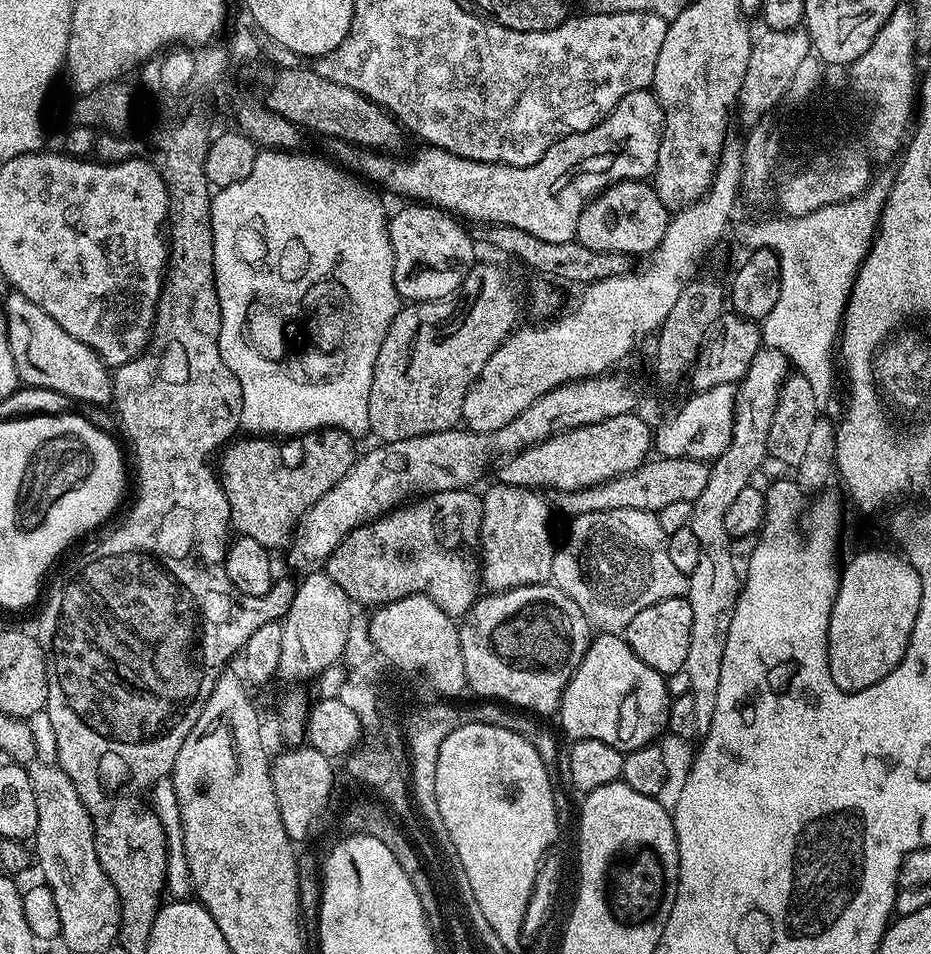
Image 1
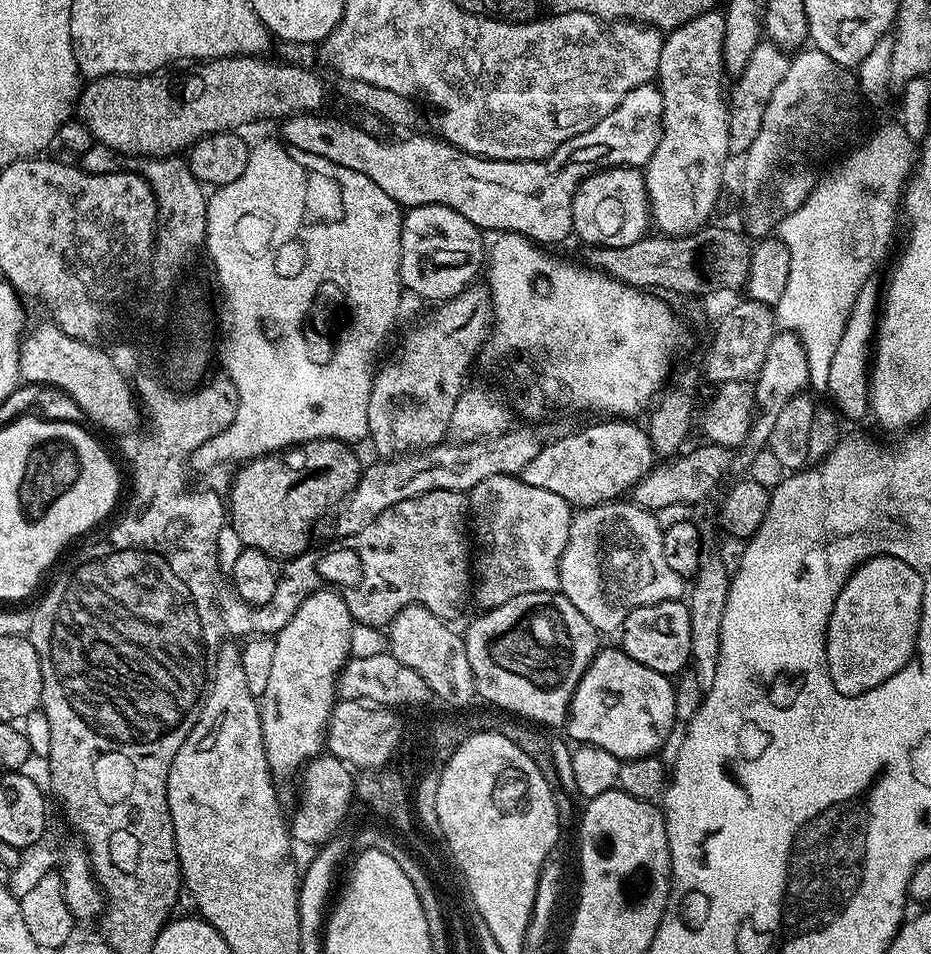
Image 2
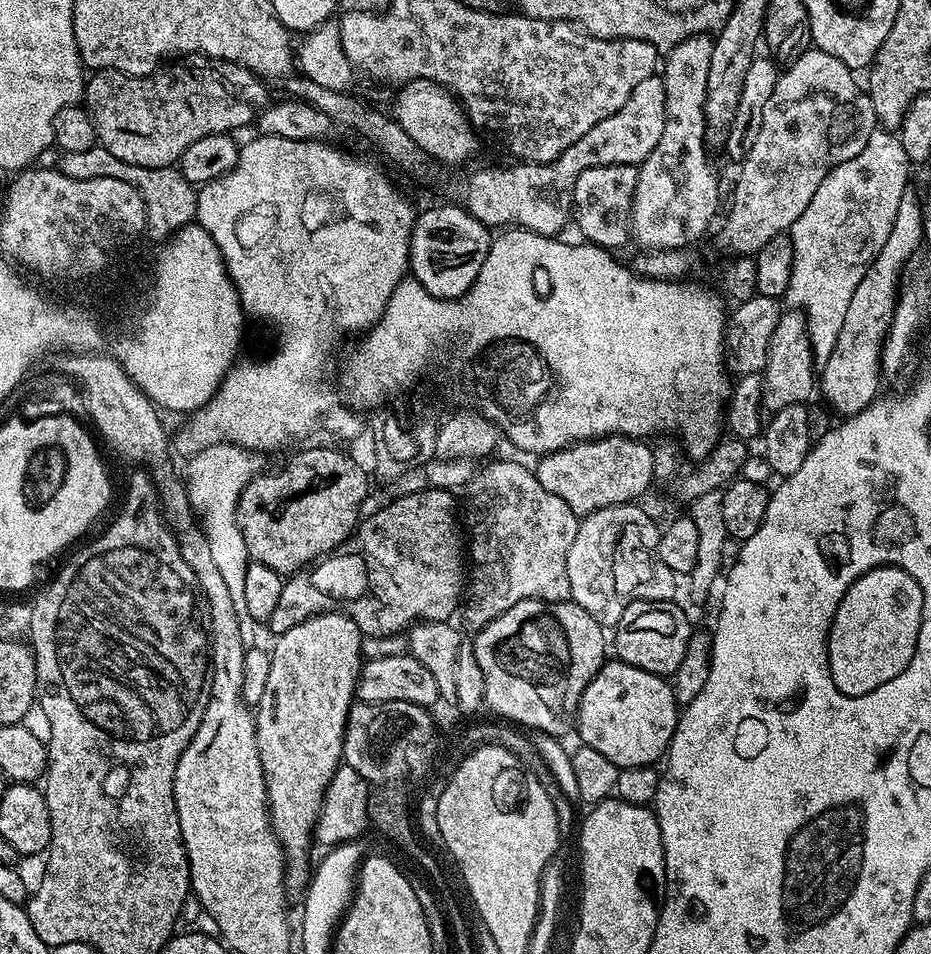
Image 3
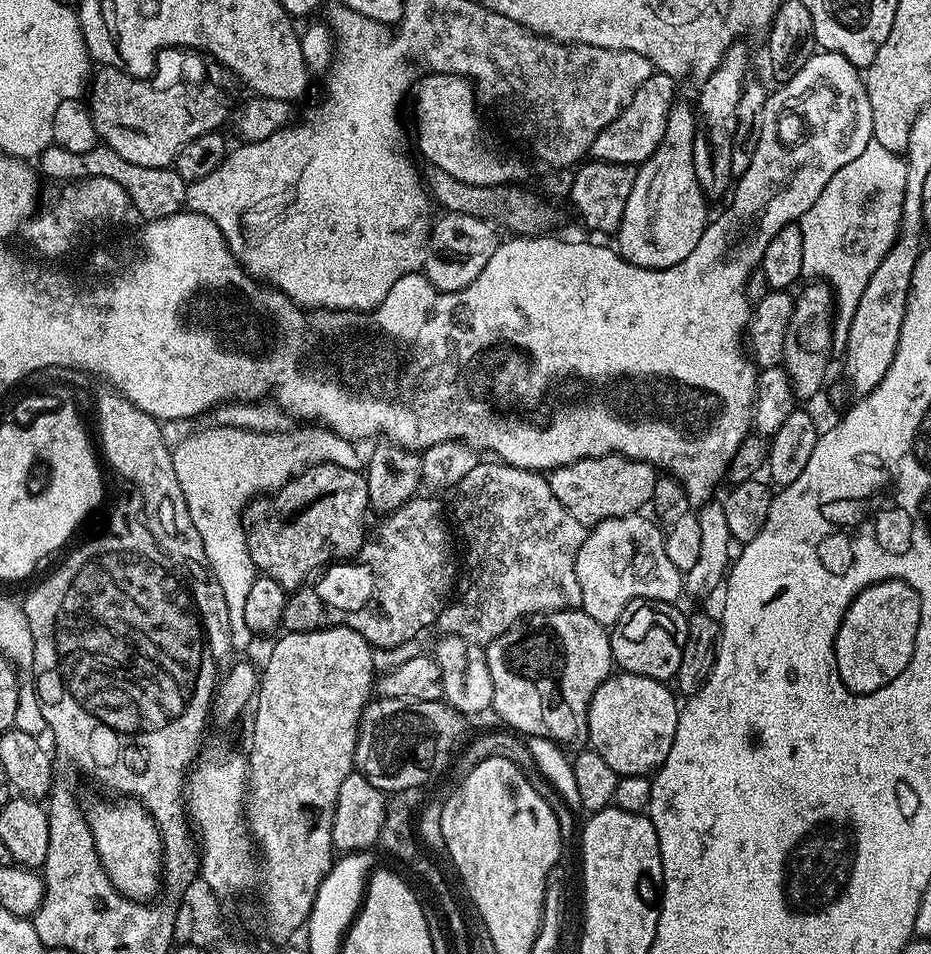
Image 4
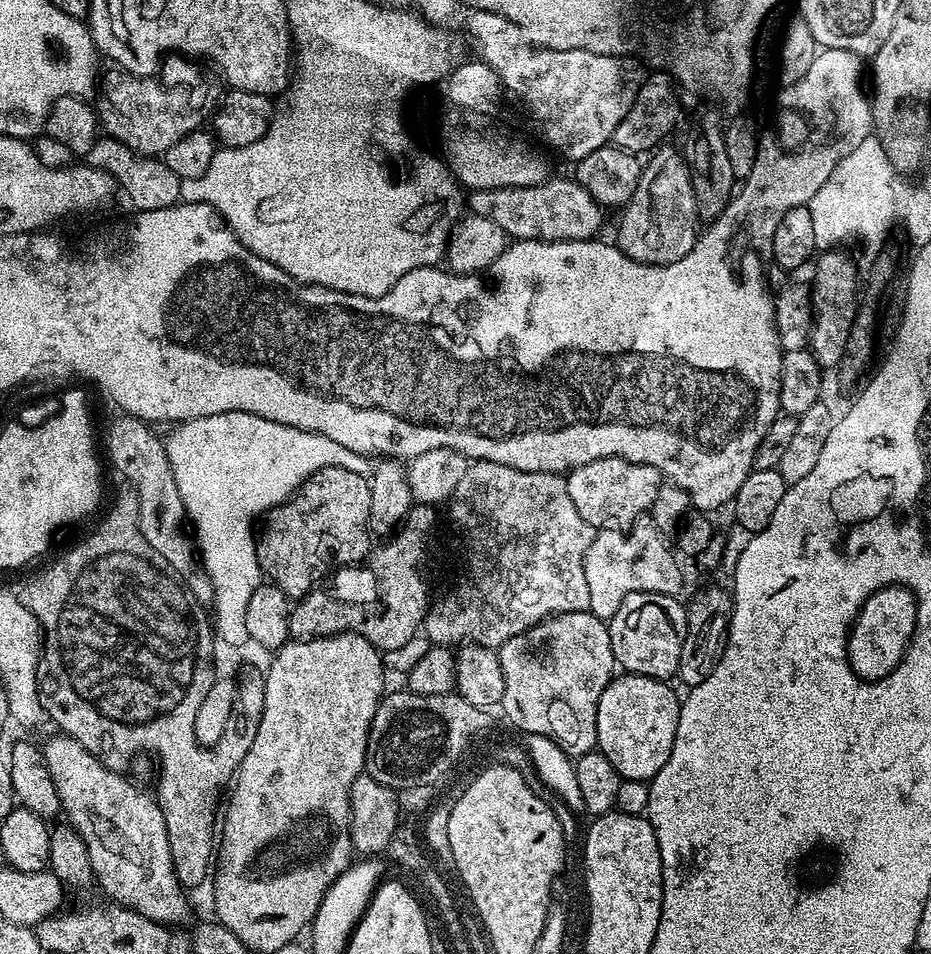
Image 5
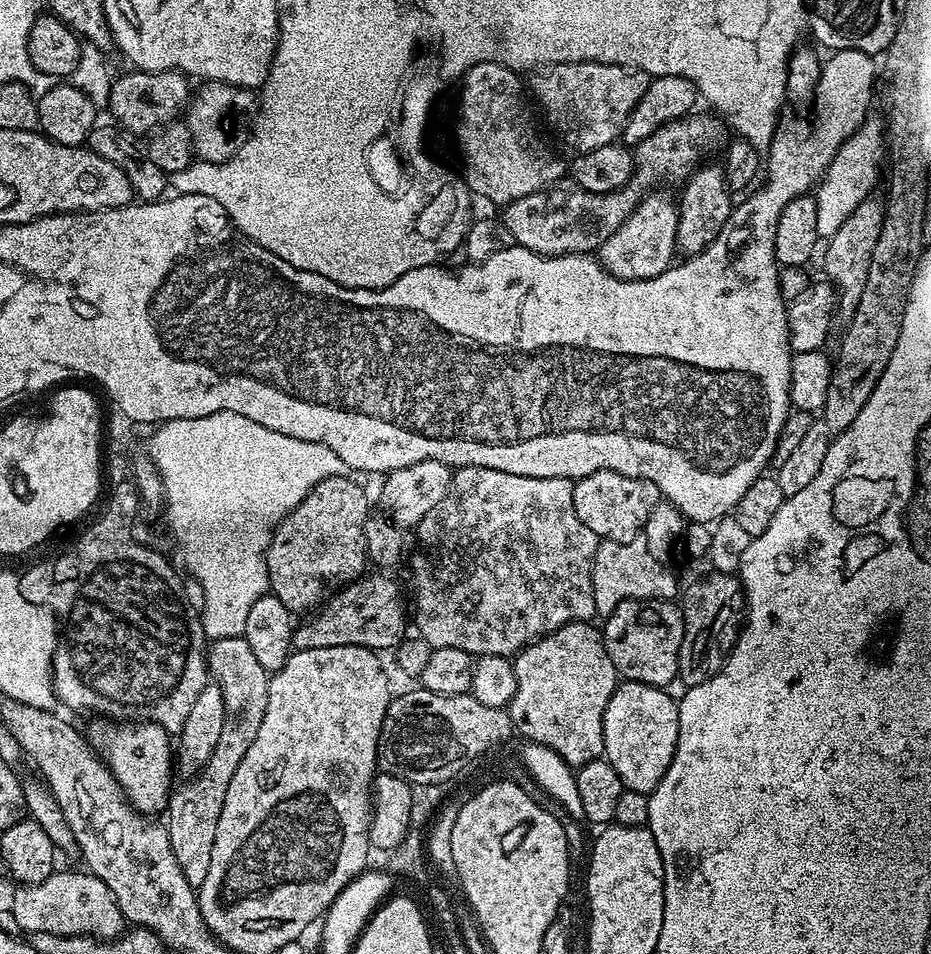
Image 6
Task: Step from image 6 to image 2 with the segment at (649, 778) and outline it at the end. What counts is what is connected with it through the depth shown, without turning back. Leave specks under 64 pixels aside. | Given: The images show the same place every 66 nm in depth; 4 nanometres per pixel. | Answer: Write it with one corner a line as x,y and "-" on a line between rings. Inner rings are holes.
613,646
601,647
590,662
586,674
578,682
568,707
566,729
580,744
598,746
602,750
610,750
621,762
657,755
660,747
668,740
672,727
678,724
674,714
674,694
676,689
669,677
658,674
658,670
650,670
650,666
642,666
642,662
634,662
624,653
623,648

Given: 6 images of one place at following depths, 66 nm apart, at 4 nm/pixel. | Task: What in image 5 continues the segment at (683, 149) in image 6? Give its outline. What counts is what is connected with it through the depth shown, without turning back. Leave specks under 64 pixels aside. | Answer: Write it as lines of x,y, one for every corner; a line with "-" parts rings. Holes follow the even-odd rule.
549,178
540,184
521,188
472,190
467,193
466,208
471,215
490,218
490,222
502,226
502,230
506,230
513,241
544,240
547,244
599,237
606,216
605,209
596,204
590,194
586,194
586,190
572,178

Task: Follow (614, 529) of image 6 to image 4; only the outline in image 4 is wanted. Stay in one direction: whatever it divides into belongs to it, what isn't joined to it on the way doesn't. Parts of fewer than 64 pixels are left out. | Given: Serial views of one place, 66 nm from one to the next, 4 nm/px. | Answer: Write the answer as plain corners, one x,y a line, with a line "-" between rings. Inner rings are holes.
613,454
582,458
573,464
554,468
547,473
547,478
550,490
554,490
554,498
558,498
558,502
562,502
580,524
591,526
610,518
639,513
643,509
640,507
651,501
658,472
644,460

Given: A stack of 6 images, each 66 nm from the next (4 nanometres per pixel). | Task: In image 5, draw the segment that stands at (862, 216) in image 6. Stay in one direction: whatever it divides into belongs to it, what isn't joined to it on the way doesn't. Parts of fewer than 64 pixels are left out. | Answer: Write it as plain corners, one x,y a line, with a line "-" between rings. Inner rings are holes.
826,250
815,259
816,273
810,283
812,326
807,347
821,369
832,368
842,358
852,322
856,319
856,268
848,261
844,250

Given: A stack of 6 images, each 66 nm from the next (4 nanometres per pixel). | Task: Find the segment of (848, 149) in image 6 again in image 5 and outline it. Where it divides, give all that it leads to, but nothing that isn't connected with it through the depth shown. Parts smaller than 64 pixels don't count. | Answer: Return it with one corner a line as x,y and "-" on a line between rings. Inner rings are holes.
869,134
850,154
846,154
846,158
842,158
842,162
838,162
838,166
834,166
834,174
826,178
826,183
808,203
813,245
820,250
836,250
857,240
871,254
879,253
900,212
896,180
898,173
882,151
882,142
878,142
874,134

